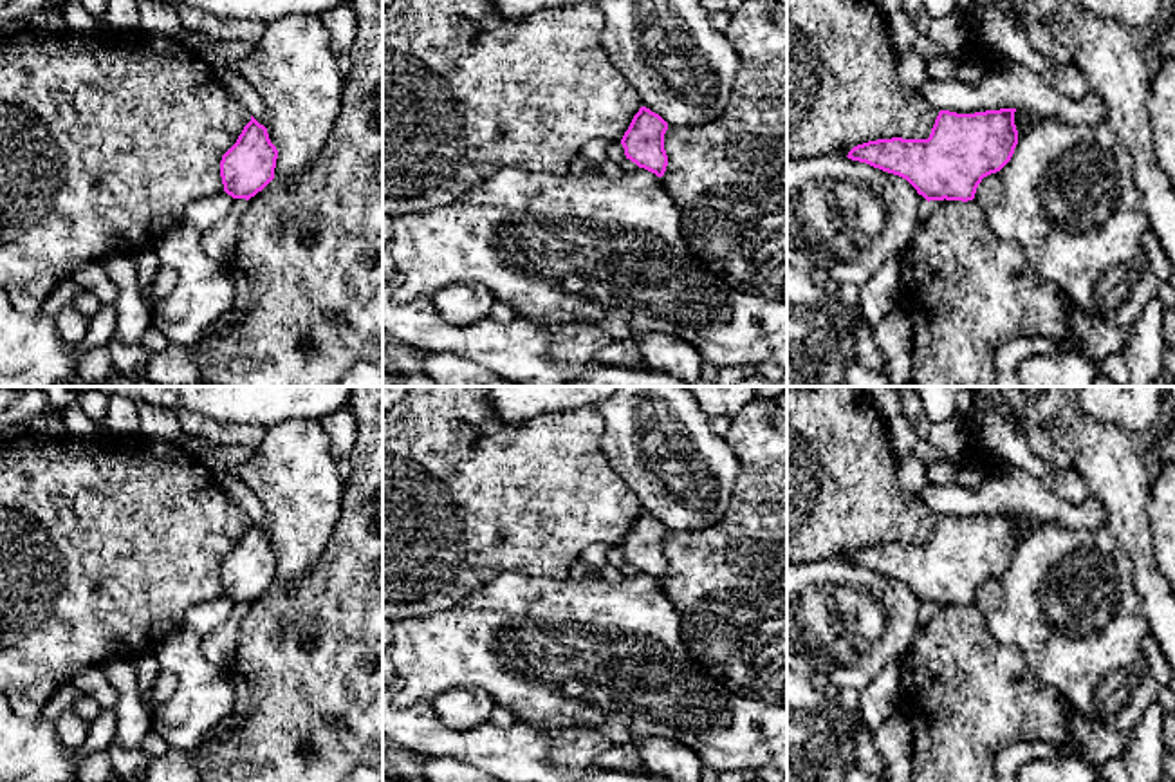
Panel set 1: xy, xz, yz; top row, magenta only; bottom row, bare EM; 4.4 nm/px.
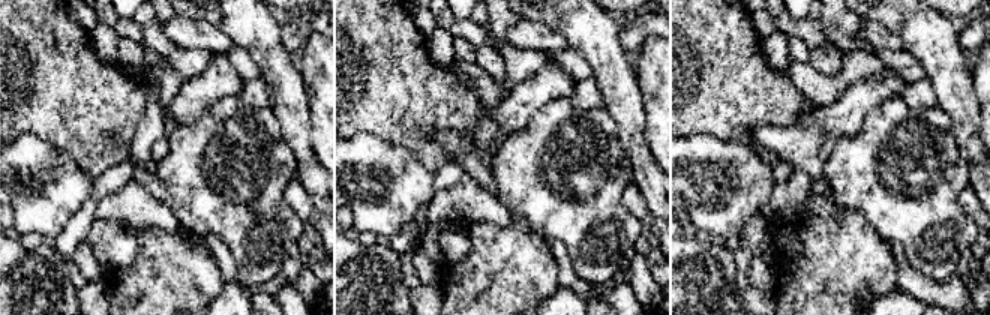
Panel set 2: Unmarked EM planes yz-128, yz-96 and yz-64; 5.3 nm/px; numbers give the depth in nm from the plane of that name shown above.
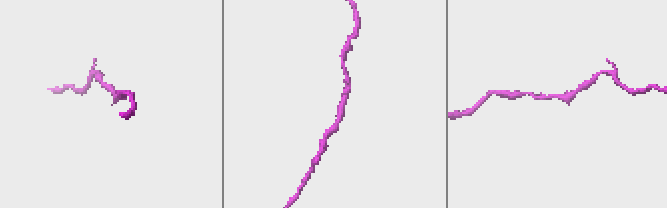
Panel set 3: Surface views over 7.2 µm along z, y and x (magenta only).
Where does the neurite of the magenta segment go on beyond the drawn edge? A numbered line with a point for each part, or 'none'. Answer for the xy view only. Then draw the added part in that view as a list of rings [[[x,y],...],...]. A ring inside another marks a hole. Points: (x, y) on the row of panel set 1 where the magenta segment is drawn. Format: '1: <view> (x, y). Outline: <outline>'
none

